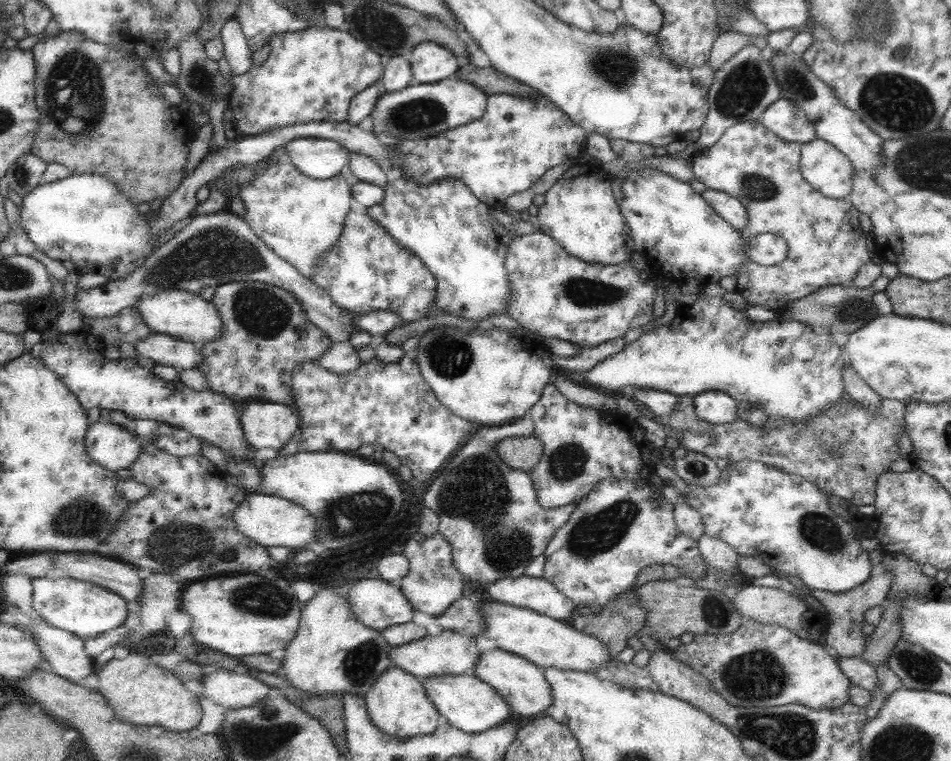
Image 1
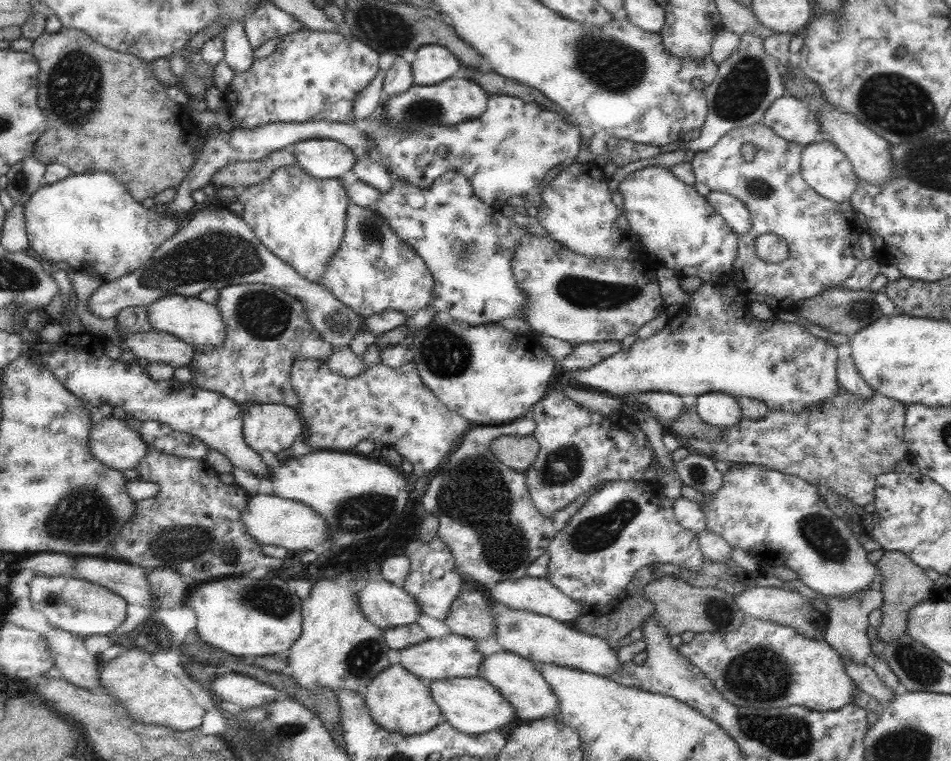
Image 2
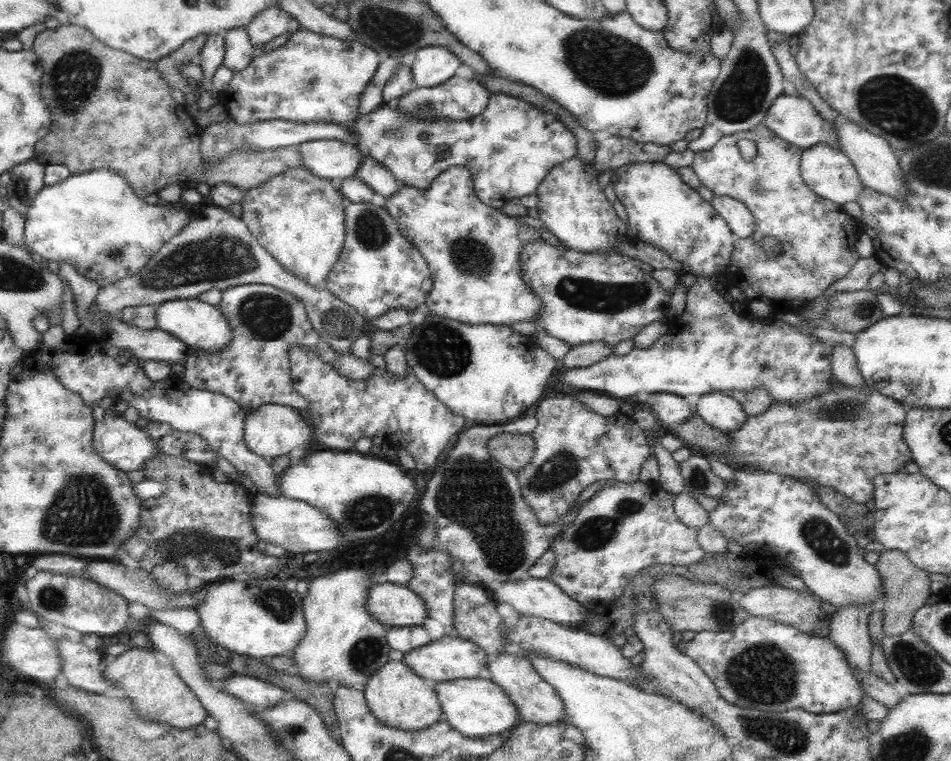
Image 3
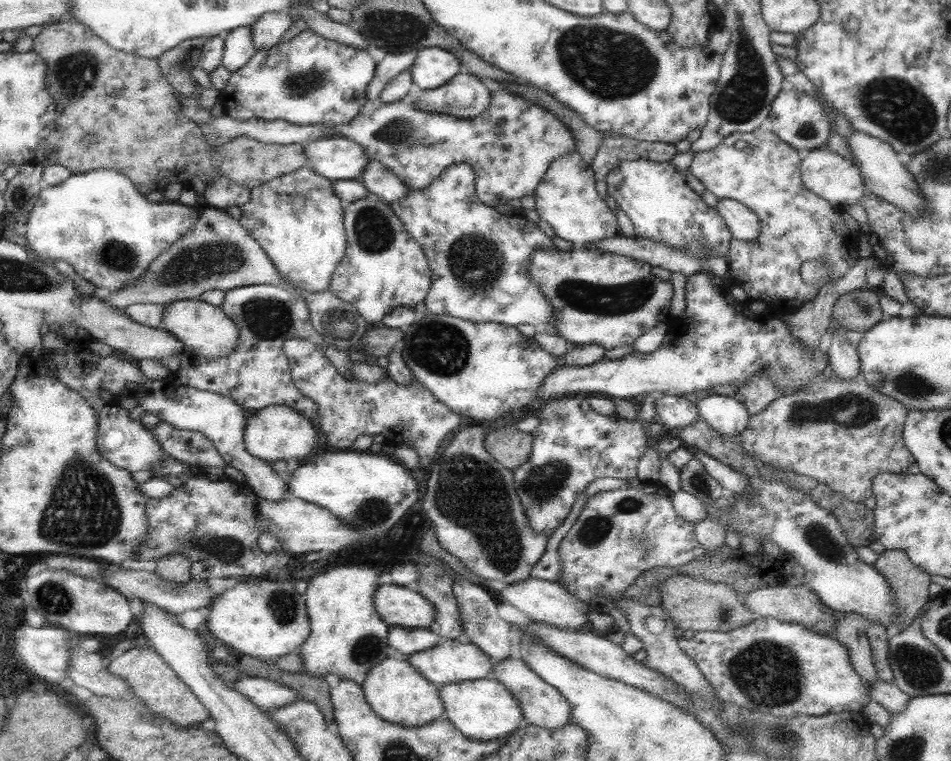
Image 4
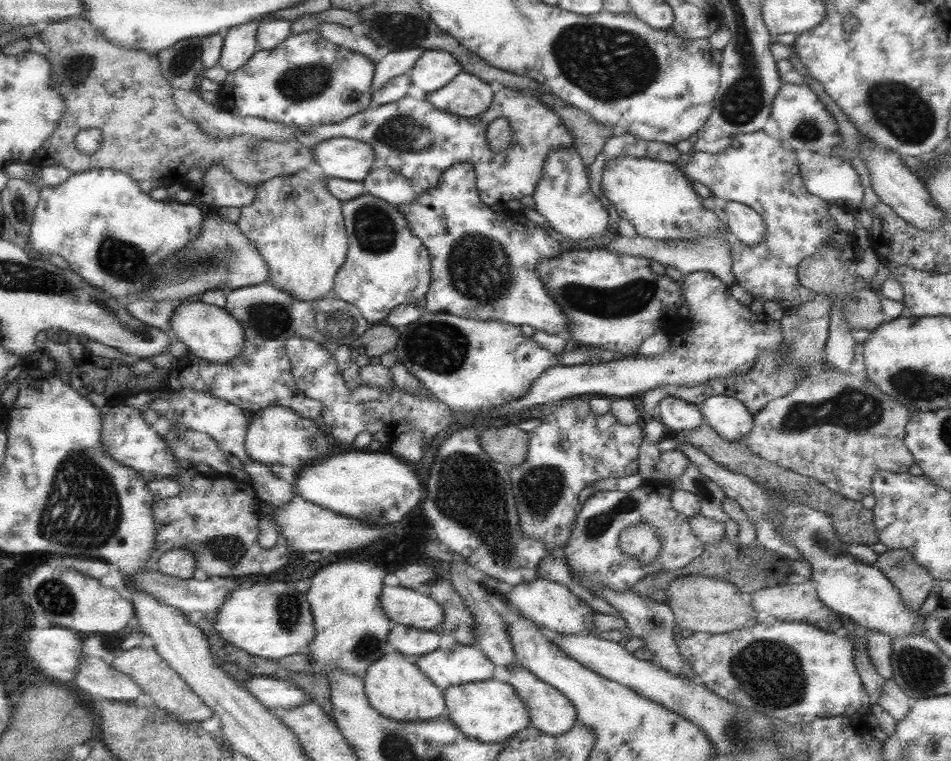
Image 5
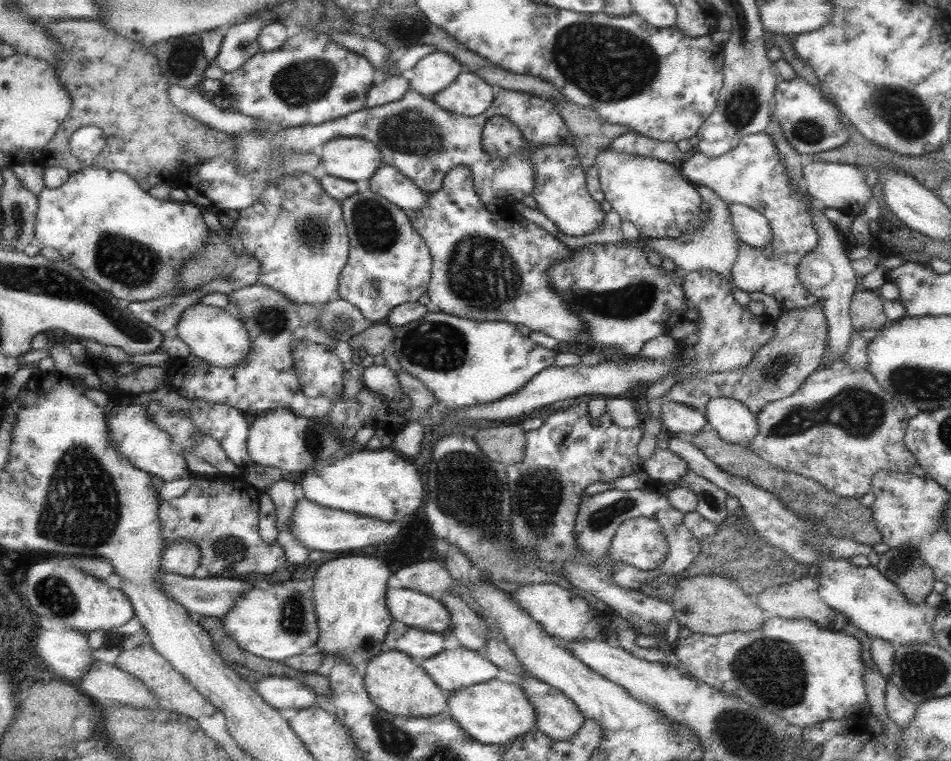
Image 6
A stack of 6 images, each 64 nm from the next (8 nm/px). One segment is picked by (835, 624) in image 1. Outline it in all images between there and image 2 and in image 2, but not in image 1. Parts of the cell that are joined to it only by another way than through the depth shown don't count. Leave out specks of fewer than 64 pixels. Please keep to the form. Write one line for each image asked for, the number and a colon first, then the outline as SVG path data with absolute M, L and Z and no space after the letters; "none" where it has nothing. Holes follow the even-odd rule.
2: M875 580L871 584L869 590L865 592L859 592L859 594L853 594L851 598L845 598L845 600L829 600L809 588L805 588L803 584L797 586L797 592L803 596L803 598L821 598L827 602L829 606L829 614L827 614L827 630L825 630L825 642L835 650L839 652L839 656L845 660L845 662L853 662L853 664L859 664L859 666L869 666L869 658L873 654L871 650L871 644L869 644L869 636L867 636L867 628L869 628L869 612L873 610L879 610L881 604L883 604L883 596L881 596L881 582Z

